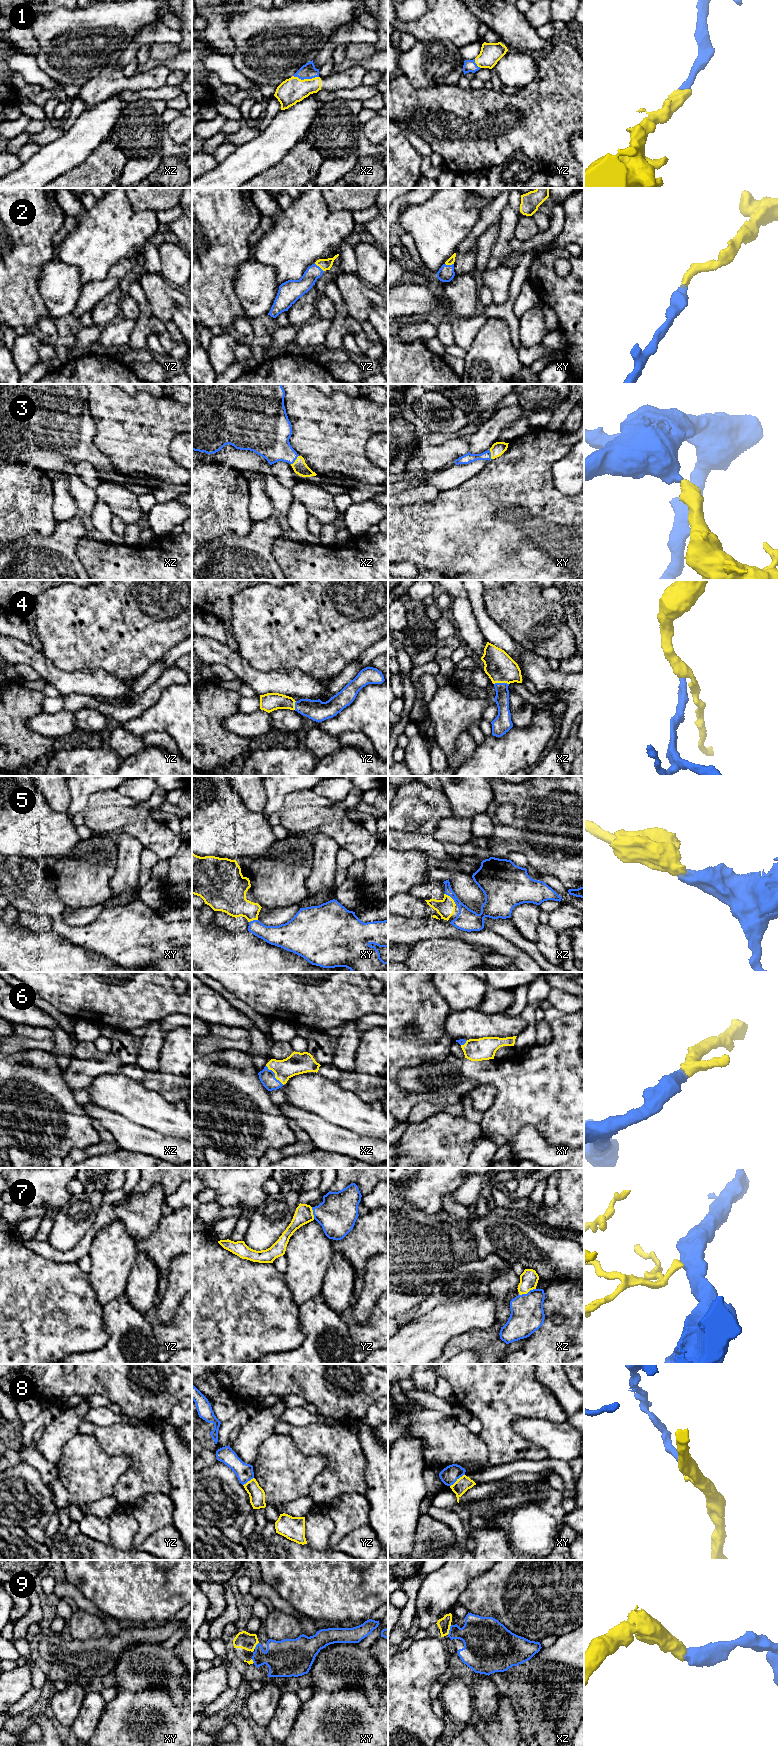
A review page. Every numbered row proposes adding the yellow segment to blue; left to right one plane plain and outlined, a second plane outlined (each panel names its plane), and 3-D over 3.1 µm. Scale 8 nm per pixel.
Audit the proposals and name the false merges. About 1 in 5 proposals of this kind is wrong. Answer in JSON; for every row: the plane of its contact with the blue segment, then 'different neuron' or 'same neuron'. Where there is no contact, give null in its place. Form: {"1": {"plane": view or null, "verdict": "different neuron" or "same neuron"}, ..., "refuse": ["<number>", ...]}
{"1": {"plane": "xz", "verdict": "same neuron"}, "2": {"plane": "yz", "verdict": "same neuron"}, "3": {"plane": "xz", "verdict": "same neuron"}, "4": {"plane": "xz", "verdict": "same neuron"}, "5": {"plane": "xz", "verdict": "same neuron"}, "6": {"plane": "xz", "verdict": "same neuron"}, "7": {"plane": "xz", "verdict": "same neuron"}, "8": {"plane": "xy", "verdict": "different neuron"}, "9": {"plane": "xz", "verdict": "same neuron"}, "refuse": ["8"]}

